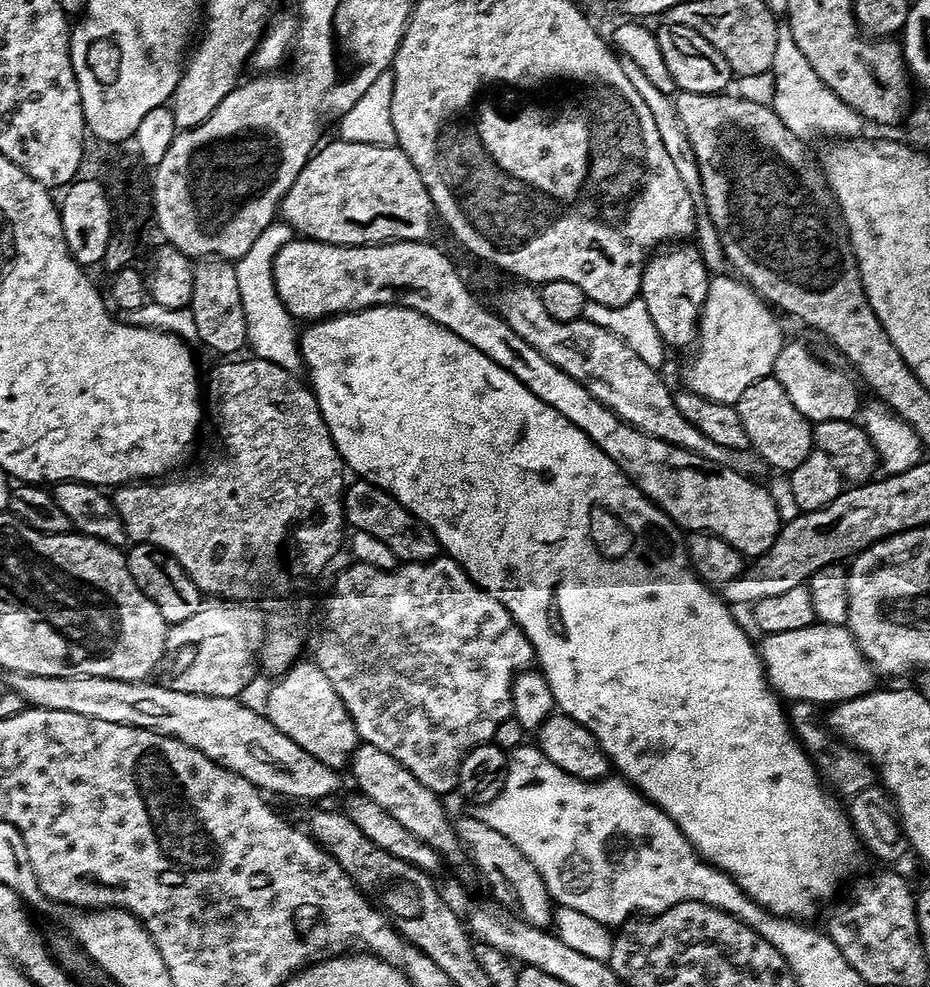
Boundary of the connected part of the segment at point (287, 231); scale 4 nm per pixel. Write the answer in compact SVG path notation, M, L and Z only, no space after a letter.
M273 222L270 226L266 226L266 230L262 230L262 234L258 234L258 239L250 246L250 250L246 250L246 254L242 254L242 258L235 261L235 265L238 274L238 298L242 306L242 314L246 314L246 334L250 349L252 348L251 355L258 360L274 362L274 366L282 366L282 370L287 372L299 373L302 361L298 339L298 321L295 316L289 314L284 303L278 298L278 290L274 286L274 274L272 273L272 263L278 250L282 250L282 246L286 246L286 242L293 239L292 227L283 222Z

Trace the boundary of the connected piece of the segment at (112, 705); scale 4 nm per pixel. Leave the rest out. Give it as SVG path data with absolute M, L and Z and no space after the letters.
M10 672L7 673L6 679L9 686L31 707L45 708L46 710L70 710L70 714L86 714L86 718L102 718L102 722L119 722L122 726L149 728L155 732L161 732L163 736L173 736L182 742L186 742L194 750L206 754L206 758L210 758L214 763L222 765L226 770L230 770L234 774L246 778L254 787L263 790L265 793L281 792L282 795L293 796L296 800L316 800L312 802L320 802L323 801L320 800L323 796L332 796L340 788L341 773L337 769L326 766L322 762L318 762L318 758L306 754L306 750L302 750L302 746L298 746L298 742L290 742L290 738L286 738L286 734L282 734L282 730L278 730L278 726L274 726L274 722L270 722L263 711L256 709L255 712L254 709L247 708L242 702L243 699L235 696L218 698L217 696L203 696L202 694L182 694L182 690L170 690L165 684L159 682L149 682L148 680L115 680L114 678L102 678L101 676L59 676L58 678L50 678L49 676L39 676L38 674Z

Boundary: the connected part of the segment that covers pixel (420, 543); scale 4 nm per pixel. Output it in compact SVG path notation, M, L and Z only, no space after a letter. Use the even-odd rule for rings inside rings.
M359 478L353 479L344 489L344 518L355 531L371 534L378 538L389 550L394 550L397 561L409 564L426 564L441 555L438 538L406 506L402 506L378 486L368 484ZM353 524L353 525L352 525Z

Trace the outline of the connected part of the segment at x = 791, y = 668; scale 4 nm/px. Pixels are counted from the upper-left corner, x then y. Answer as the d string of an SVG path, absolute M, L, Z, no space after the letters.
M814 622L810 626L802 626L802 630L782 630L782 634L770 632L763 639L764 641L759 641L758 651L764 664L764 675L768 677L769 688L785 701L805 700L817 706L835 706L850 698L858 698L877 687L877 673L862 654L852 632L843 624Z

